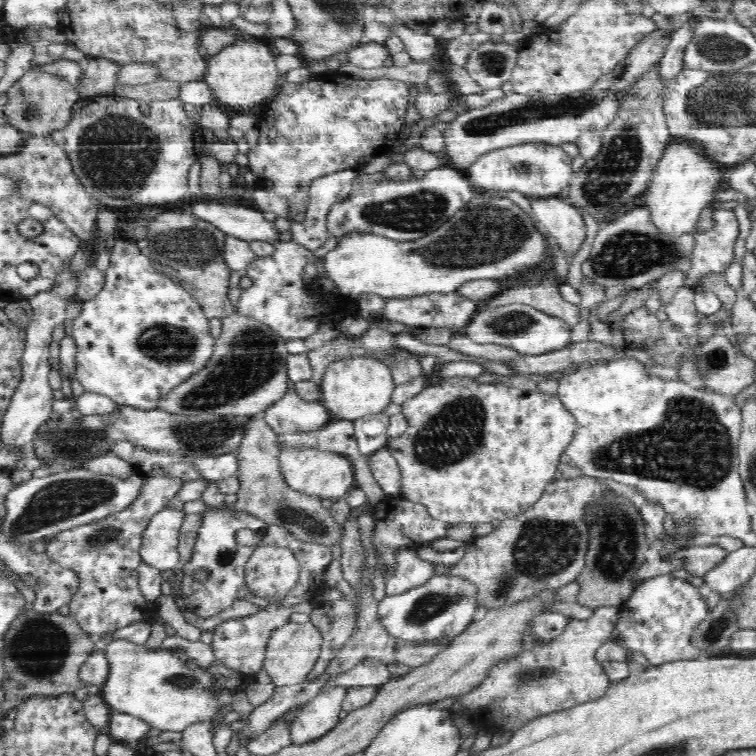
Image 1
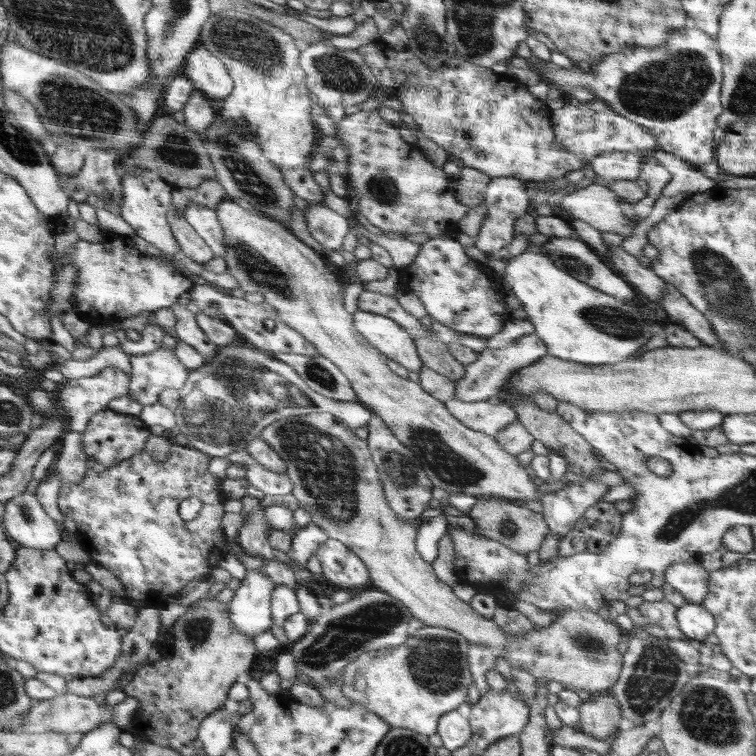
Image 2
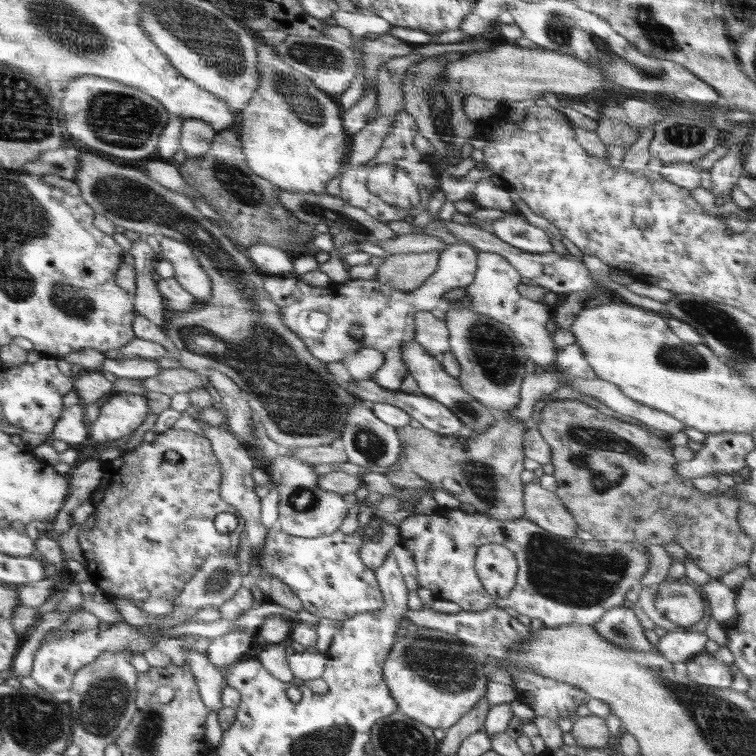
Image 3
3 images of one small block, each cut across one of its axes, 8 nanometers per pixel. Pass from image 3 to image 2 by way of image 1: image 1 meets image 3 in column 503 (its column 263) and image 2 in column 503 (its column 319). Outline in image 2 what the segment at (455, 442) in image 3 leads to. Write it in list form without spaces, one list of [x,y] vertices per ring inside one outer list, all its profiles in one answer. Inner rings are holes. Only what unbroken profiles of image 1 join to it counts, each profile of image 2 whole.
[[[480,496],[474,507],[468,511],[468,515],[477,525],[480,534],[501,542],[510,550],[520,554],[528,554],[534,550],[540,550],[544,537],[549,533],[549,526],[544,520],[543,514],[537,513],[524,506],[511,504],[510,500],[496,496]]]

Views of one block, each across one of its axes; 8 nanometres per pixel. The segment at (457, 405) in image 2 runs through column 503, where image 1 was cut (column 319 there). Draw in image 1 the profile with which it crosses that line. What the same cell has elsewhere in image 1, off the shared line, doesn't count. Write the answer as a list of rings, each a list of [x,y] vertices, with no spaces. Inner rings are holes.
[[[290,388],[281,400],[264,411],[263,420],[278,436],[320,431],[331,415],[321,402],[305,402]]]

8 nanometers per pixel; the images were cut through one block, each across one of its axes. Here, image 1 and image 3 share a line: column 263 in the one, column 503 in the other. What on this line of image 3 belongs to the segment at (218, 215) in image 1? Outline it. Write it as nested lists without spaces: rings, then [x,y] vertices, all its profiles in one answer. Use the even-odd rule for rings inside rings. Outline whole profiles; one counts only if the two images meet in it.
[[[508,213],[500,220],[489,221],[492,234],[508,244],[529,253],[552,251],[551,235],[536,227],[520,213]]]

